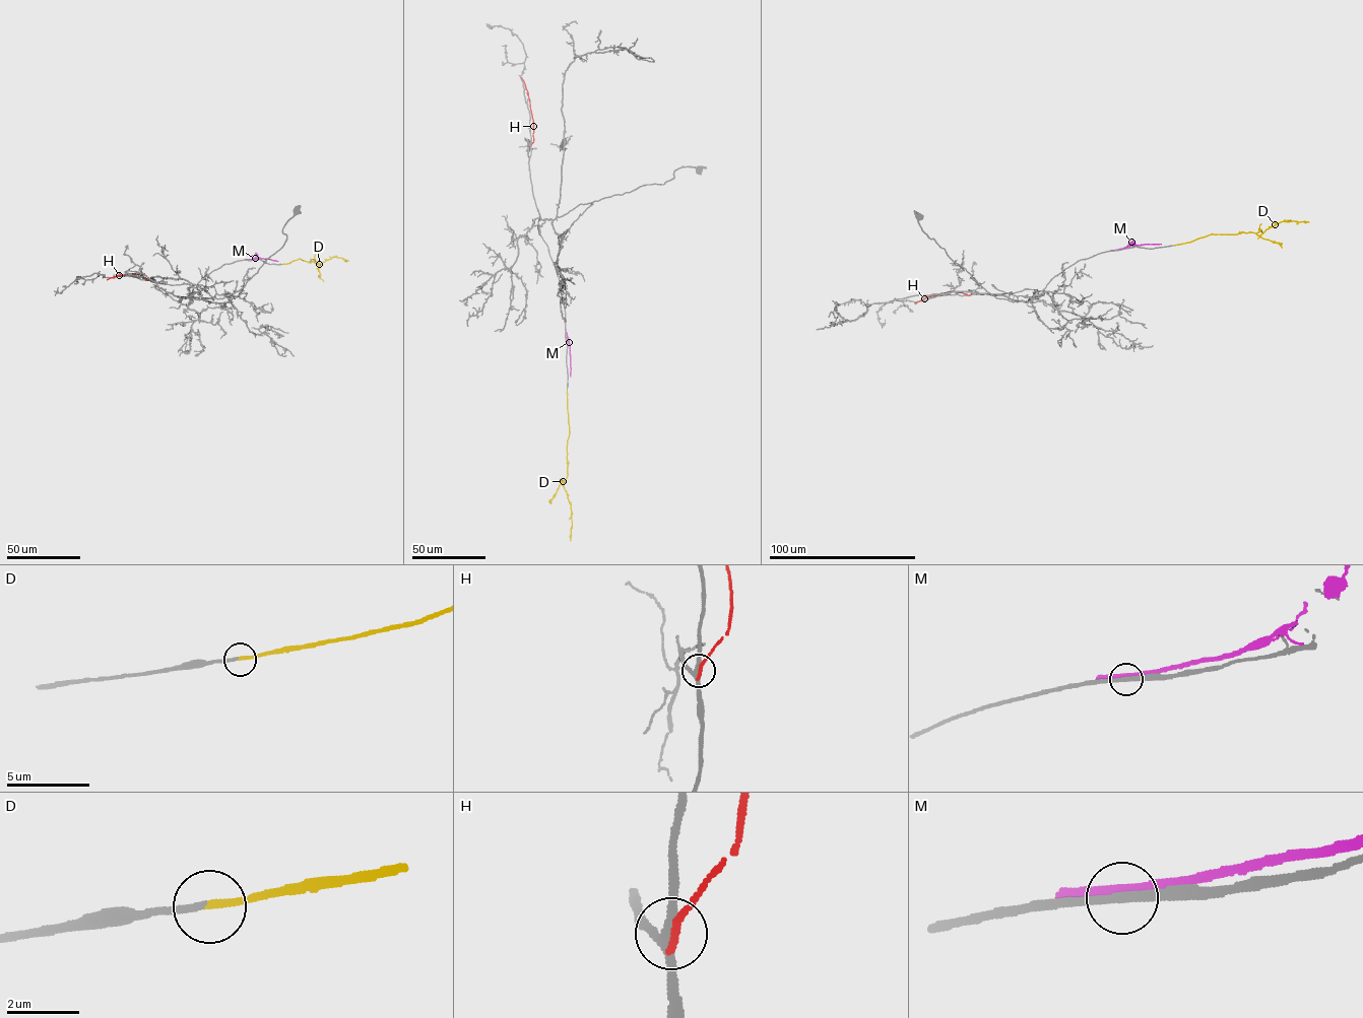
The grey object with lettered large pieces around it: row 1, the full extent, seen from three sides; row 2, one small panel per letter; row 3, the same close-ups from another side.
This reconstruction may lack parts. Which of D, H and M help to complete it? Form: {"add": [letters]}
{"add": ["D"]}

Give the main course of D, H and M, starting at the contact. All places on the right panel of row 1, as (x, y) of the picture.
D: (1174, 245), (1211, 234), (1252, 232), (1261, 234), (1281, 221), (1308, 221)
H: (971, 294), (948, 291), (925, 297), (915, 303)
M: (1113, 251), (1129, 245), (1161, 244)

